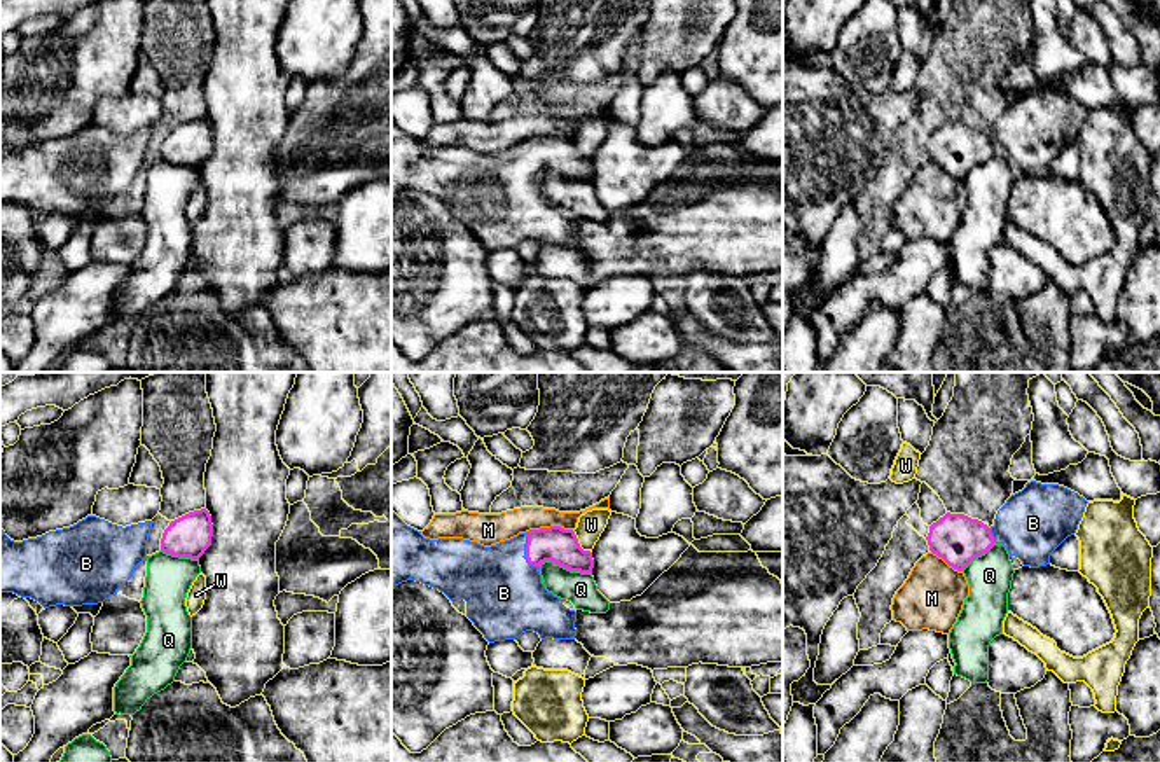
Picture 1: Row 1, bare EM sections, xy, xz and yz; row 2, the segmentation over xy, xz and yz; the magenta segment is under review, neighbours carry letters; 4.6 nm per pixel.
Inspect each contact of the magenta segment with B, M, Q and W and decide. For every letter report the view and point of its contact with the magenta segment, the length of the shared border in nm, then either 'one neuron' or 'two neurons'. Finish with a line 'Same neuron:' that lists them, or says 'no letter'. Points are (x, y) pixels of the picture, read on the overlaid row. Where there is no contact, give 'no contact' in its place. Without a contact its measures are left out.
B: meets magenta in xz at (526, 553); contact 170 nm long; one neuron
M: meets magenta in xz at (547, 528); contact 220 nm long; two neurons
Q: meets magenta in xz at (565, 567); contact 260 nm long; two neurons
W: meets magenta in xz at (579, 544); contact 140 nm long; two neurons
Same neuron: B

